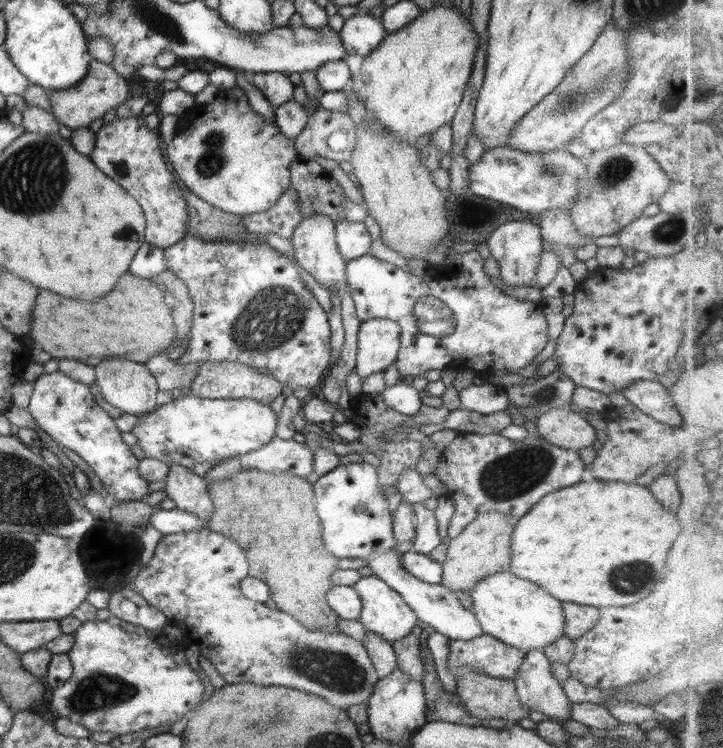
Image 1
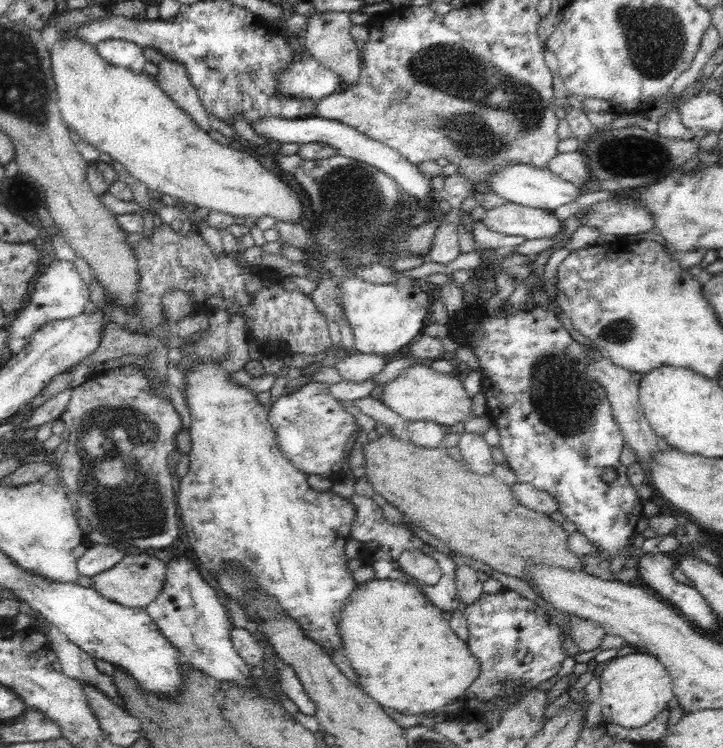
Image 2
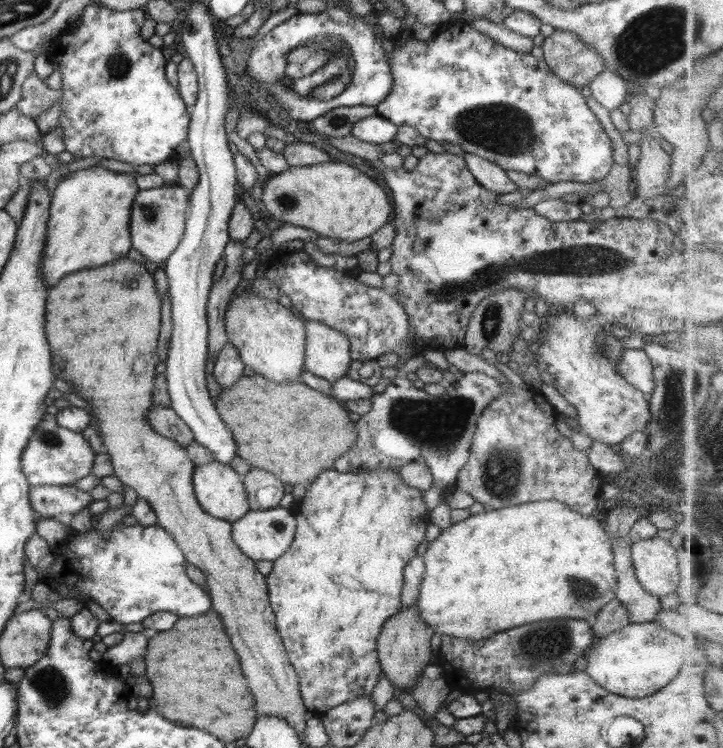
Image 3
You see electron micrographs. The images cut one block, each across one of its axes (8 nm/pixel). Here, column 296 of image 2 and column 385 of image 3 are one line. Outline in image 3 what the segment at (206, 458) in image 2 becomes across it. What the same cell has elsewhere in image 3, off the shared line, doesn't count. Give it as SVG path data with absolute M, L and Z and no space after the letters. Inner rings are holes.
M331 469L320 473L318 479L308 484L306 494L290 507L297 522L294 540L282 556L273 560L272 571L265 576L265 581L271 608L275 614L275 627L278 629L282 644L285 646L288 660L300 678L299 691L303 696L304 706L314 717L321 719L327 710L349 702L349 700L354 700L357 696L371 694L380 678L382 669L377 655L377 638L383 624L390 617L396 615L402 605L403 568L417 554L416 548L425 539L424 533L430 524L431 511L428 511L424 501L422 501L422 493L423 491L419 488L412 488L402 483L398 469L375 469L360 474L336 472L336 470Z

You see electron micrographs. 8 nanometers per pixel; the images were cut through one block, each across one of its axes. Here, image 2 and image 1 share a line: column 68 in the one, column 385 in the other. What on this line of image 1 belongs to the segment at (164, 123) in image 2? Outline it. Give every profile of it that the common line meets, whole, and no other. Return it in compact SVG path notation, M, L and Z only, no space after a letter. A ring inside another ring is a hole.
M456 1L423 11L409 25L387 33L378 48L364 57L360 70L350 82L348 89L363 102L367 114L387 126L392 133L418 138L433 134L440 126L452 122L479 49L479 38L472 30L469 17L462 17L460 6L460 1Z

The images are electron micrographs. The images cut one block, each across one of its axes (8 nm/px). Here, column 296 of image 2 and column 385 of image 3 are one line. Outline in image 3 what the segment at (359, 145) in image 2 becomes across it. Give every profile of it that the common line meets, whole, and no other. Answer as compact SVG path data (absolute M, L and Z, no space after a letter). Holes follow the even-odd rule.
M376 114L359 120L351 128L351 136L372 145L381 145L387 142L395 142L397 126Z

